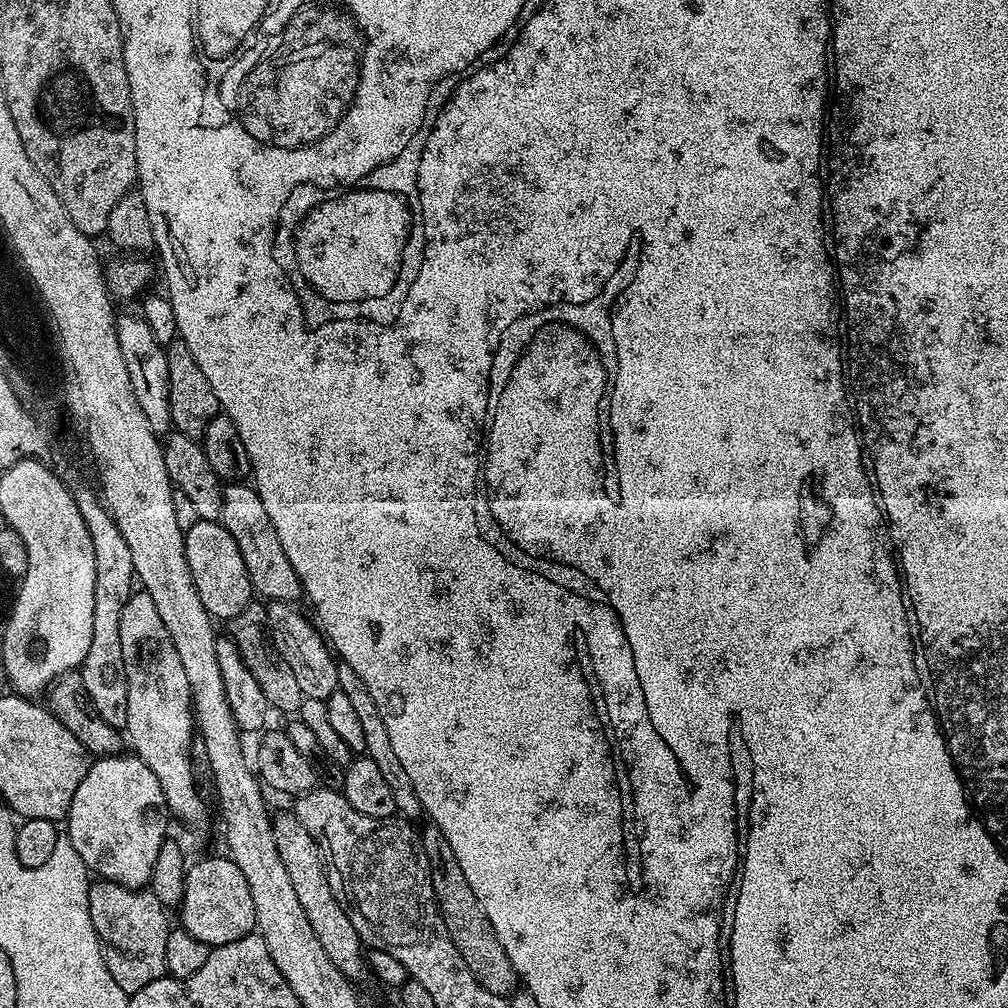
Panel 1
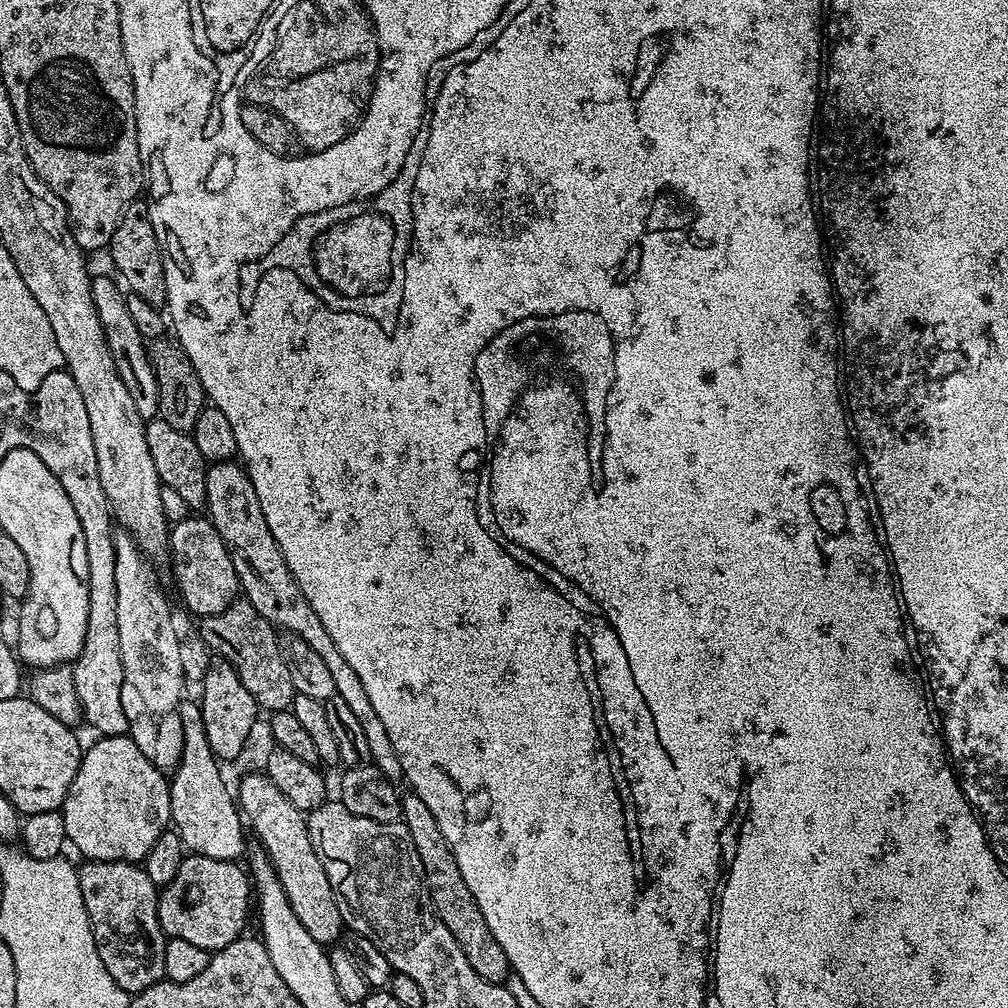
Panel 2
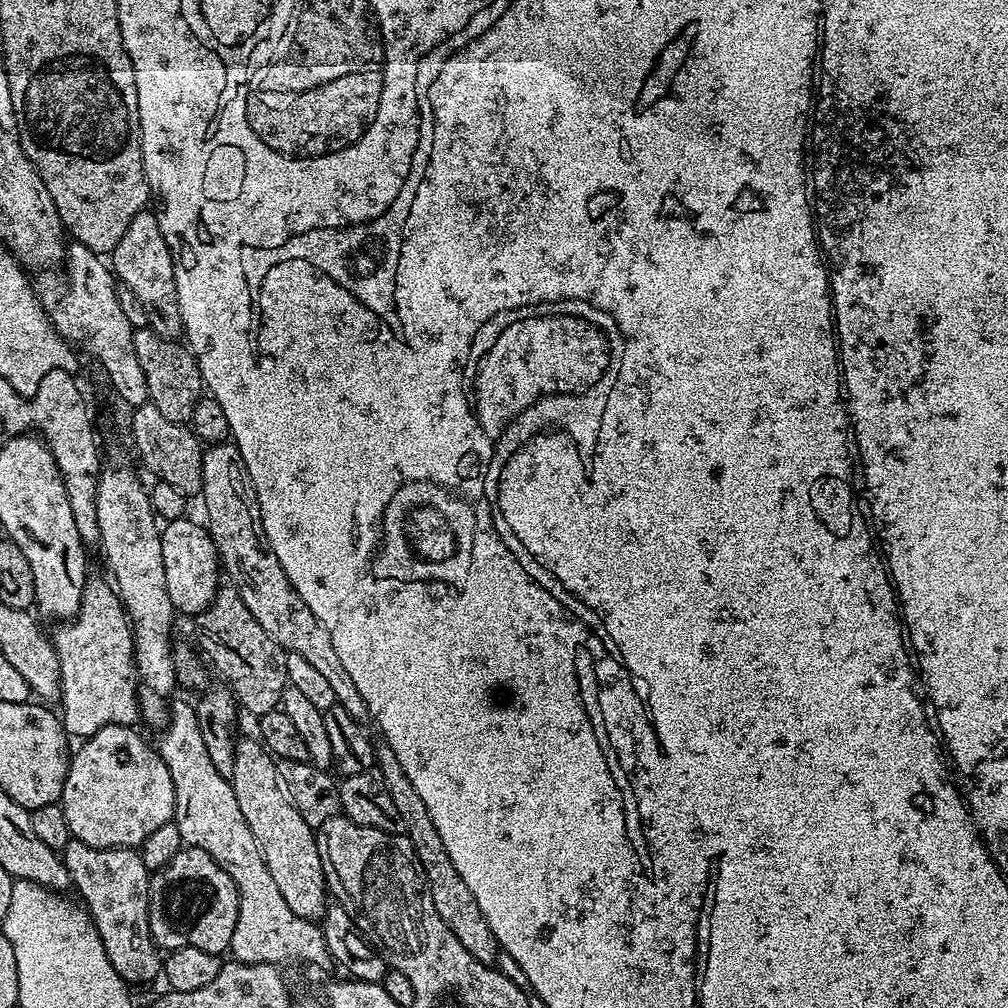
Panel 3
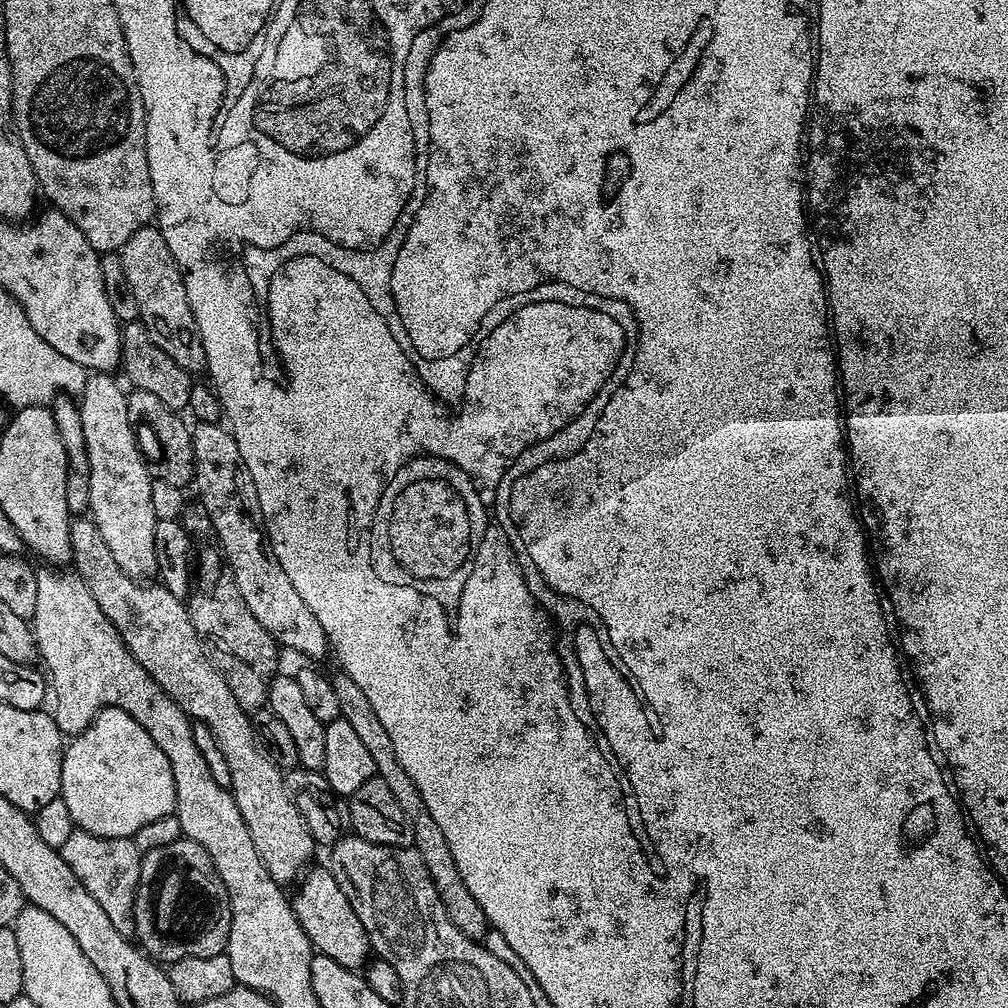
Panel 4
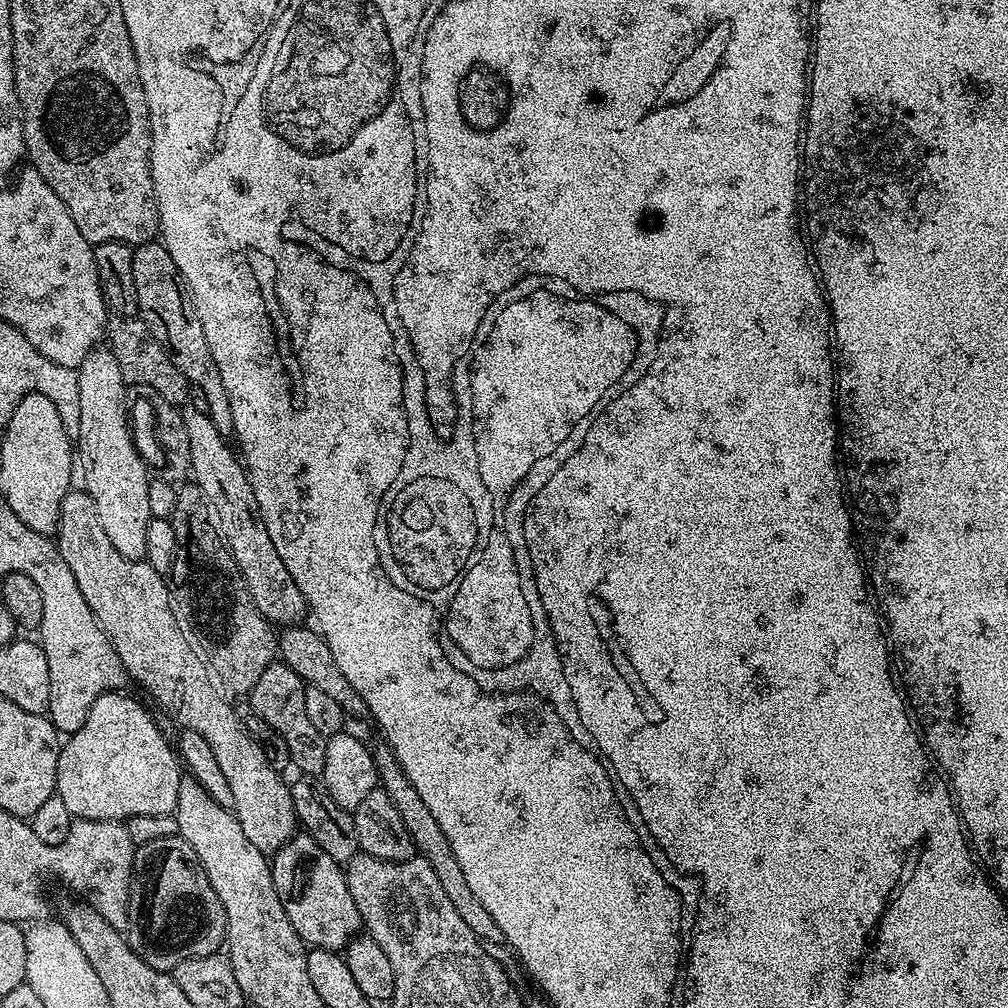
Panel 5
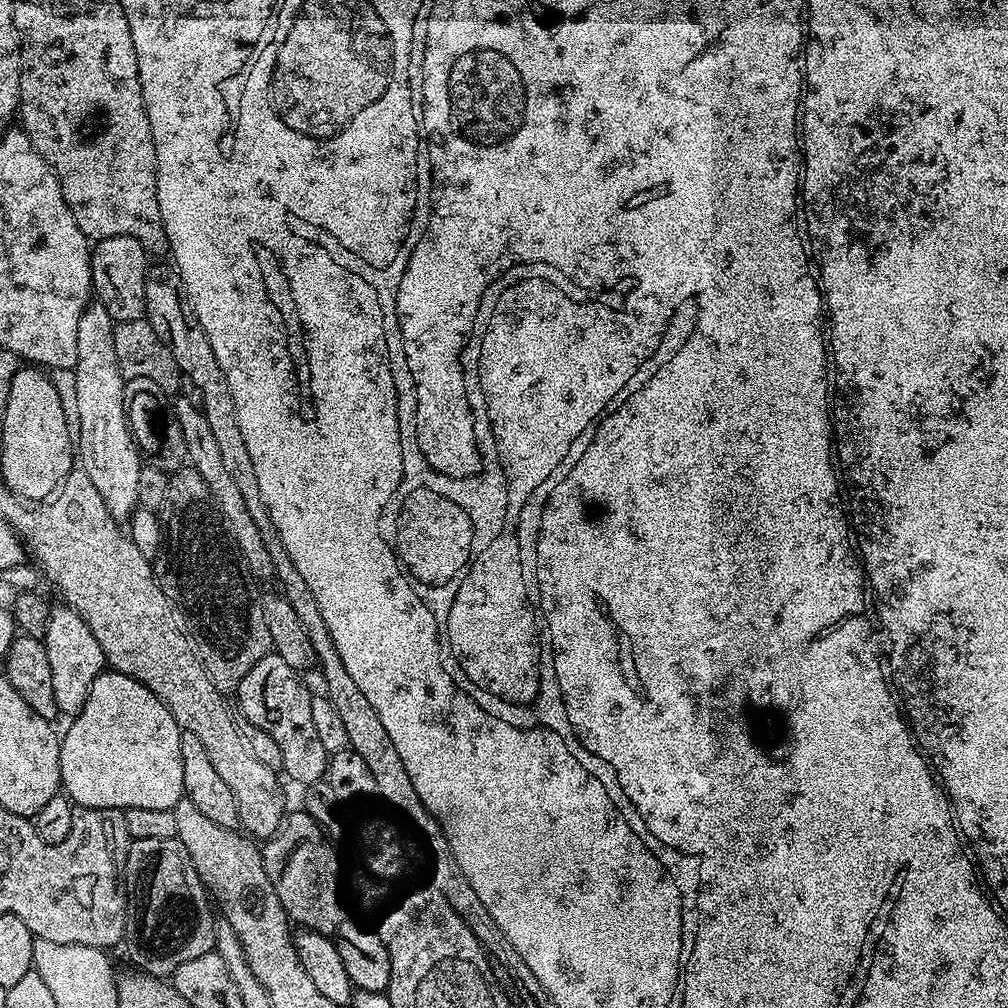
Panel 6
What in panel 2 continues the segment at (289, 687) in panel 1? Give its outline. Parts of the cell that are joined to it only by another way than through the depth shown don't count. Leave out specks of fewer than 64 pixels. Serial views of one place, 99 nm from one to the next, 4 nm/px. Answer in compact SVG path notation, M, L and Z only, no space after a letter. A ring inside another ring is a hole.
M237 598L226 610L222 610L222 614L205 616L199 624L200 636L209 648L209 653L230 662L230 666L238 672L242 686L254 694L257 709L264 711L265 708L268 714L291 709L292 698L297 695L297 690L280 652L277 629L266 618L262 618L262 614L258 614L258 610L254 610L248 600Z

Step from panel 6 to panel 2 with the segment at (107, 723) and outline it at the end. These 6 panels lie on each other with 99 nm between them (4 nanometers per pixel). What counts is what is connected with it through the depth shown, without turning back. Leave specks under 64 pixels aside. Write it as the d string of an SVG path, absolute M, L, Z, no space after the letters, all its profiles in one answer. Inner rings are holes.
M106 736L97 739L97 744L87 745L80 757L78 774L74 774L74 782L70 782L70 790L64 799L64 821L68 844L81 852L84 860L101 860L102 862L118 862L125 860L128 864L143 862L146 854L150 854L150 846L158 842L158 838L169 827L172 819L170 810L169 777L159 768L155 768L138 750L131 736Z

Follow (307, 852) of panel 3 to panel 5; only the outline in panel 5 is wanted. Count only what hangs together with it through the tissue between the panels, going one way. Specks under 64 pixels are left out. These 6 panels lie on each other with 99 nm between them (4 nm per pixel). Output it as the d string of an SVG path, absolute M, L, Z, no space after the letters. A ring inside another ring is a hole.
M69 490L66 498L60 507L60 520L56 523L56 531L54 539L56 545L60 548L62 558L66 558L66 566L70 566L70 571L74 574L74 582L78 582L78 590L82 594L82 598L86 598L86 606L90 606L90 610L94 614L94 618L98 622L98 626L106 634L106 638L110 638L110 642L114 646L114 650L118 654L118 658L122 658L122 666L127 670L129 677L133 681L136 680L169 712L170 715L176 716L176 720L180 723L181 729L189 728L190 730L198 730L198 734L202 734L202 738L206 738L206 743L210 745L210 751L214 753L214 759L218 761L218 766L222 770L222 774L226 777L226 782L230 782L230 790L234 794L234 806L231 811L236 813L238 822L242 826L242 831L246 833L246 838L250 838L250 843L253 846L258 846L258 850L265 854L274 854L282 846L286 846L286 842L291 840L298 832L298 821L296 811L294 810L294 802L292 801L292 789L286 783L281 773L274 767L270 766L270 762L266 762L266 754L262 754L262 746L258 746L258 742L254 742L254 738L247 730L244 729L244 723L240 721L237 709L231 708L229 697L222 691L219 683L214 679L214 673L200 647L200 641L196 639L196 634L192 630L189 617L185 616L175 604L172 603L172 590L169 581L165 579L161 573L154 571L149 566L147 559L131 560L122 554L118 554L118 550L114 550L114 546L110 543L110 538L106 538L106 530L102 530L102 522L98 522L98 510L94 506L94 498L90 498L87 491Z

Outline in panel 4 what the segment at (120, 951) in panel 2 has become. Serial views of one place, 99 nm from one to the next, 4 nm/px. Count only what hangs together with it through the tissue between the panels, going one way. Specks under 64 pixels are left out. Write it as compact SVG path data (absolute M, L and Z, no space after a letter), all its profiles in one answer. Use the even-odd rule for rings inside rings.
M81 832L70 834L66 846L59 850L60 856L78 874L78 882L94 894L98 906L106 910L110 922L114 922L114 930L123 936L131 937L136 931L134 926L134 898L136 887L140 881L140 862L142 854L138 850L135 839L132 838L102 838L98 834Z

